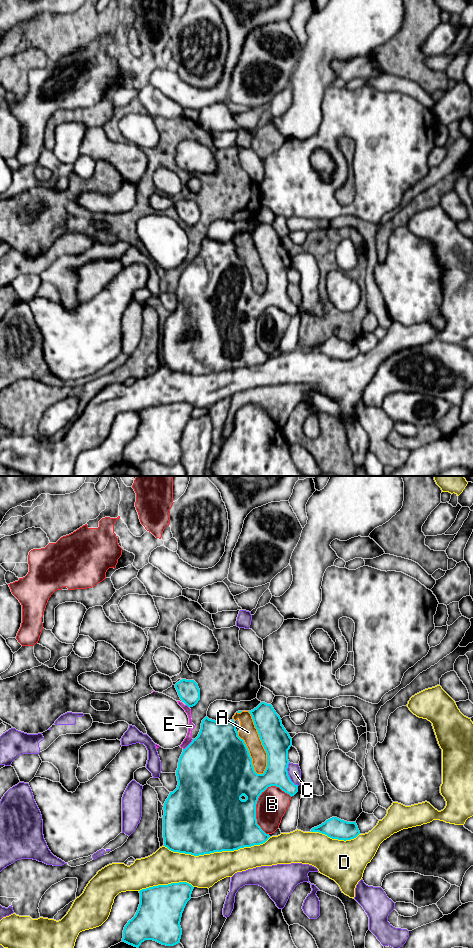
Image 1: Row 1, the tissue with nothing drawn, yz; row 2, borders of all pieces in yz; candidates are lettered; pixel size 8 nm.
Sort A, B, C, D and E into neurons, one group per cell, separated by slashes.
A E / B / C / D

